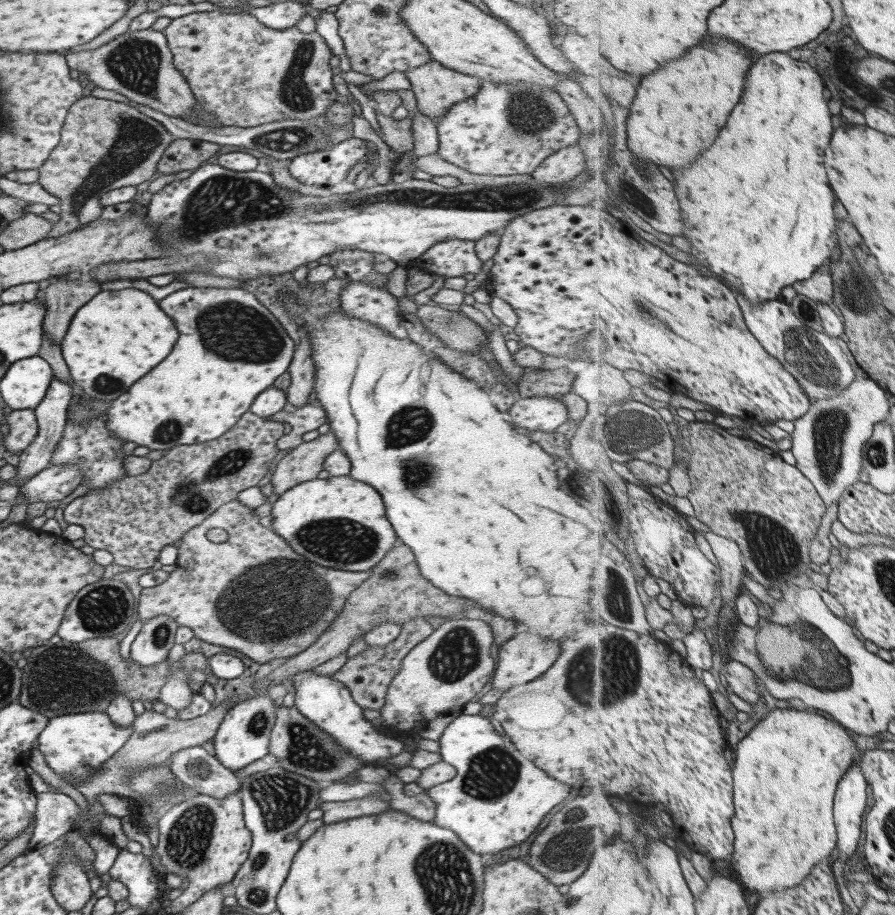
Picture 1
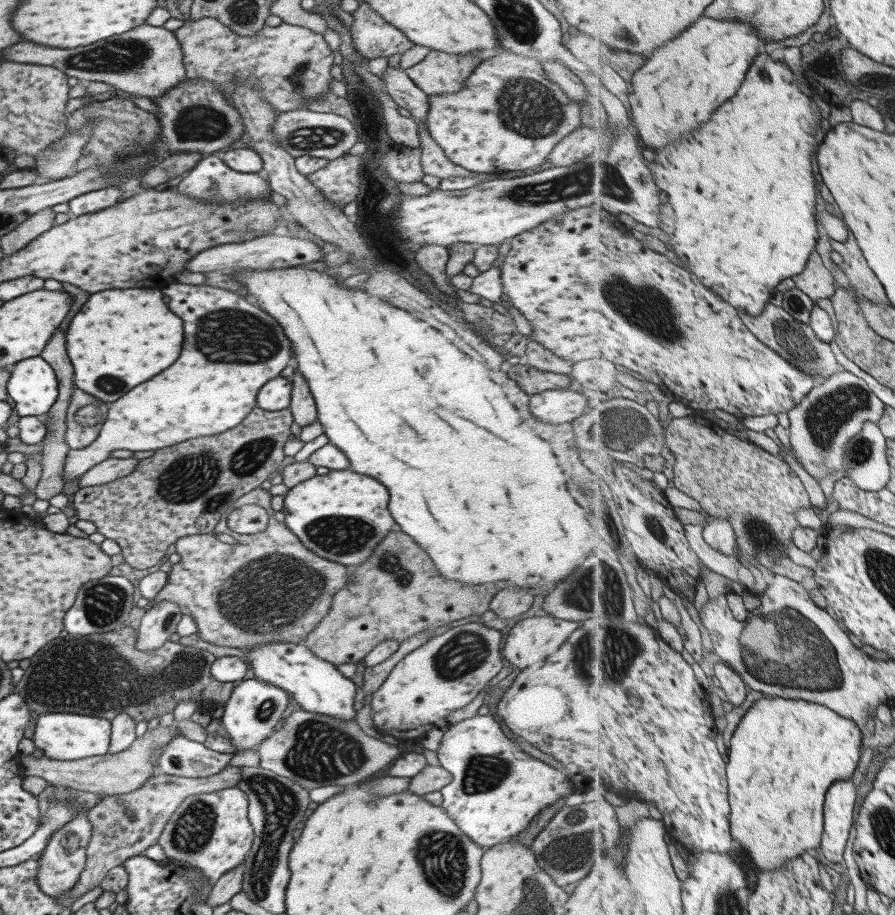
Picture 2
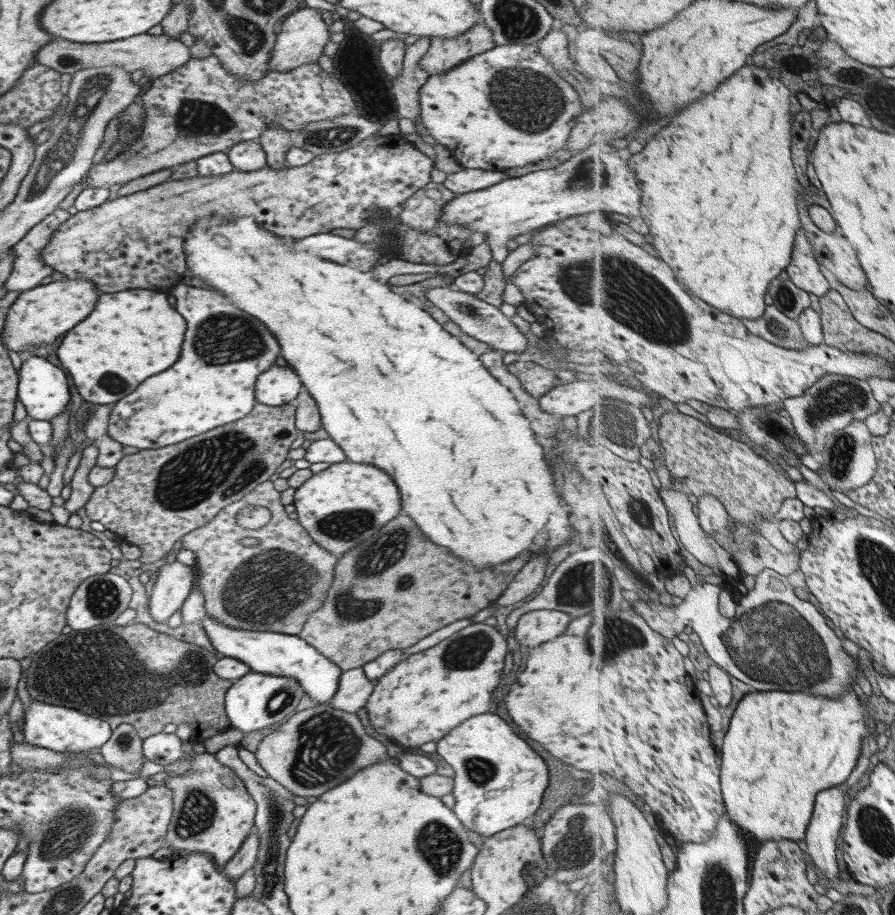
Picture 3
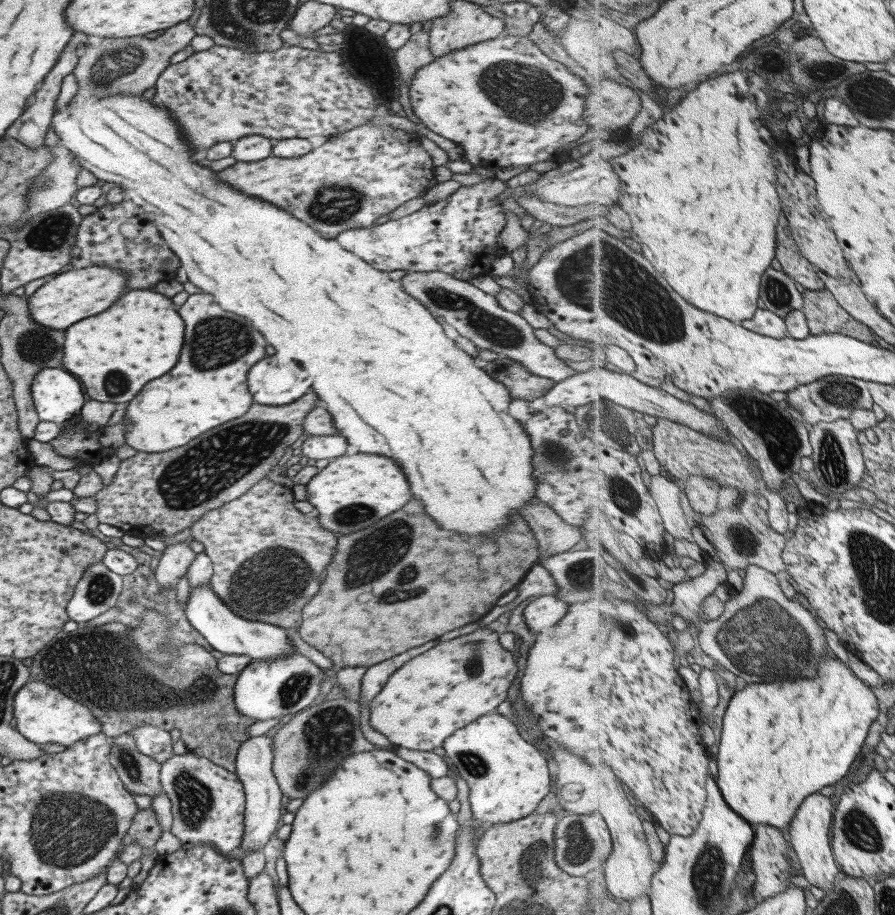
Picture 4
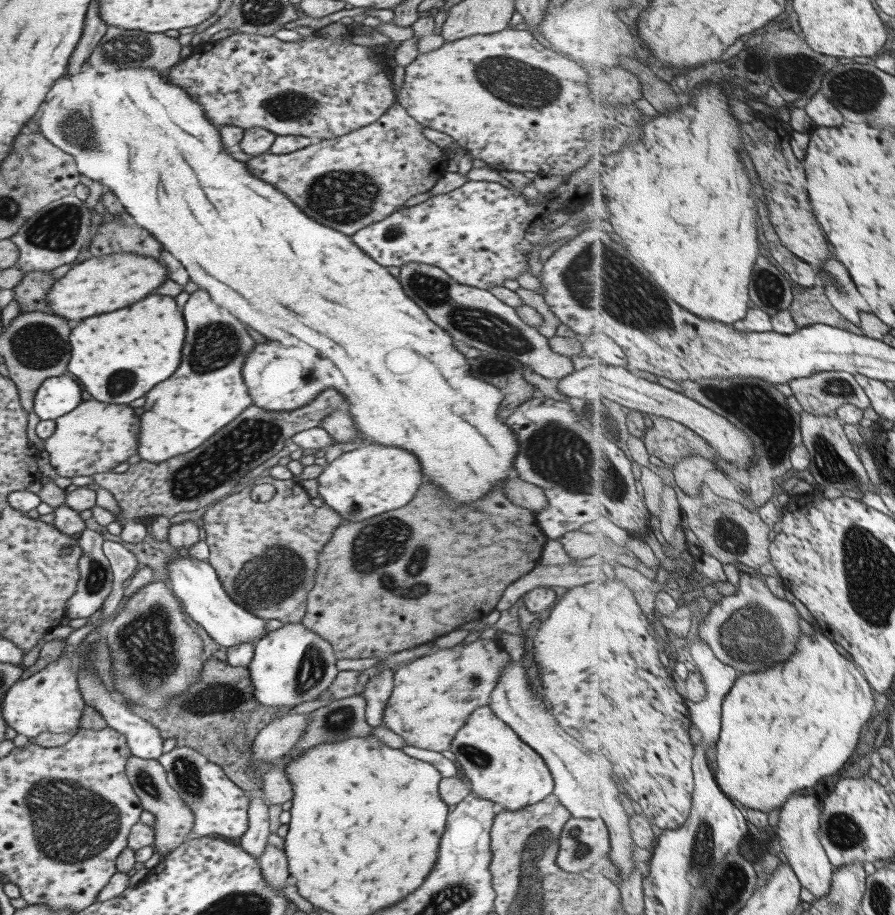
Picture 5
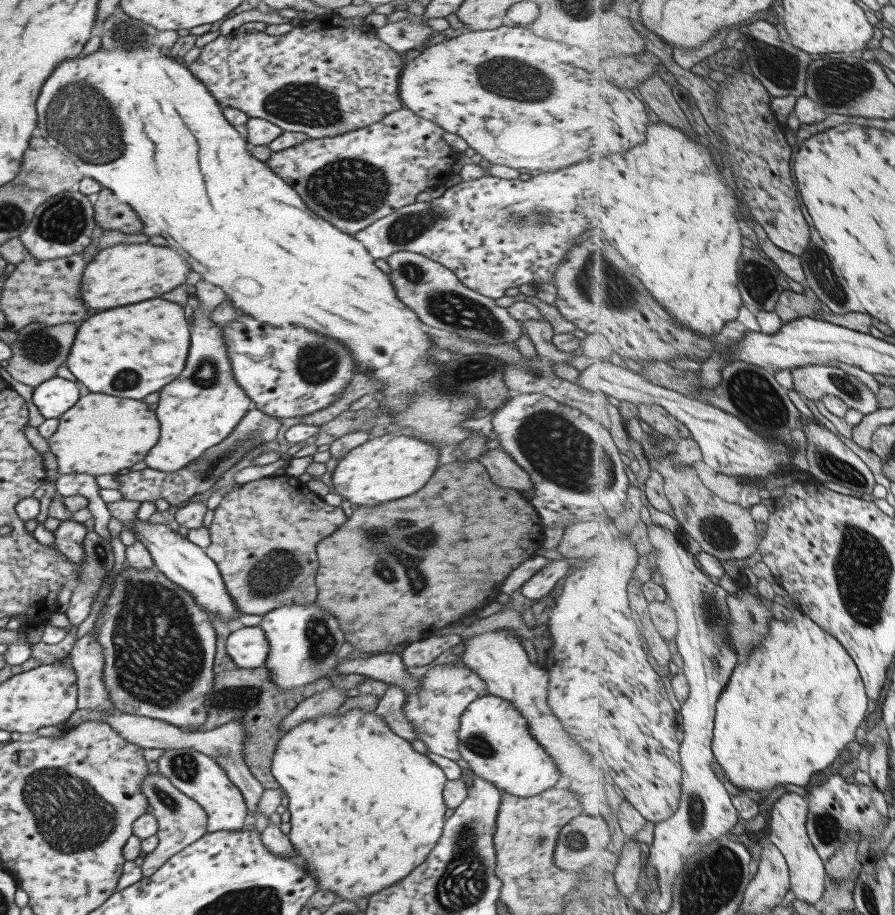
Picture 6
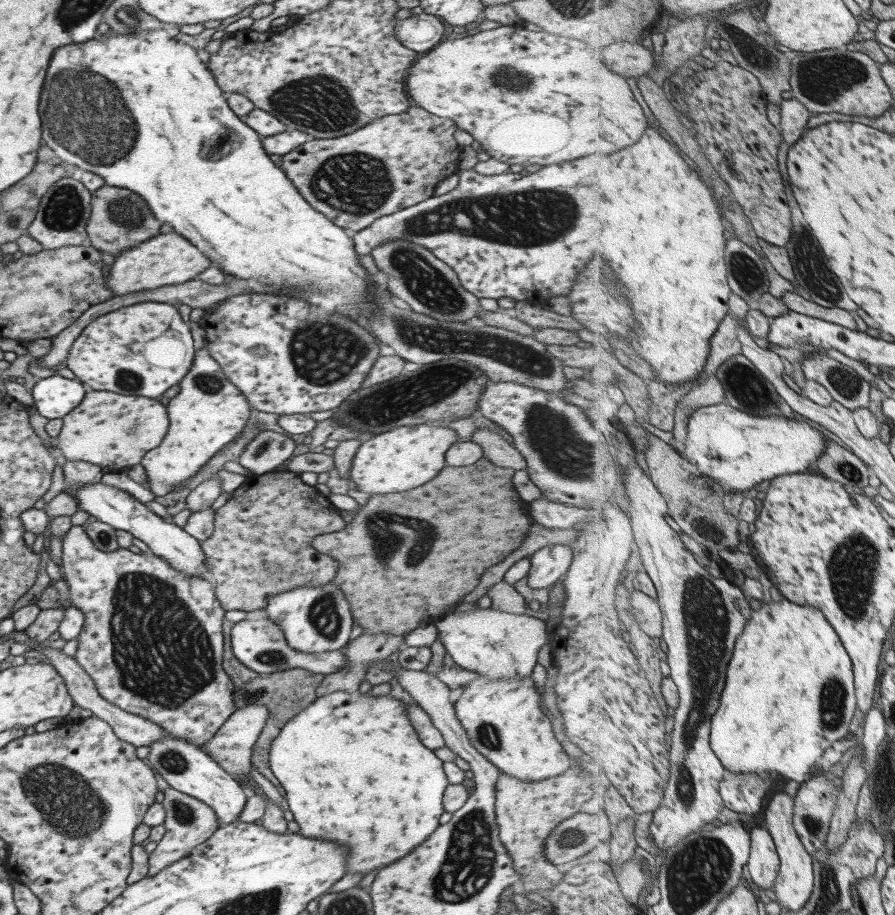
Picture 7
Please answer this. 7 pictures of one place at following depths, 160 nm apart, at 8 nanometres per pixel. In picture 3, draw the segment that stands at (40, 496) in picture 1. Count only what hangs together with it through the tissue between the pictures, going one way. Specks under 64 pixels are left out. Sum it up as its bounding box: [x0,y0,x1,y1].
[106,283,279,450]

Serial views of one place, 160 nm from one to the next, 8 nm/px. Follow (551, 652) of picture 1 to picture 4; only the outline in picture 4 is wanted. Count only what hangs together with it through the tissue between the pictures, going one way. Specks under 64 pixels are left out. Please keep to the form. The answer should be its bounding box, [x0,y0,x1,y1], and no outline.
[522,595,567,634]

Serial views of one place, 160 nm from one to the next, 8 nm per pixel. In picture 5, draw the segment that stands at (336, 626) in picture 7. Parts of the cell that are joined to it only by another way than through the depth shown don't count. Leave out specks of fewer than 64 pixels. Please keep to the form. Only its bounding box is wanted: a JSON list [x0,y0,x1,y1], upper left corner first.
[246,622,339,708]

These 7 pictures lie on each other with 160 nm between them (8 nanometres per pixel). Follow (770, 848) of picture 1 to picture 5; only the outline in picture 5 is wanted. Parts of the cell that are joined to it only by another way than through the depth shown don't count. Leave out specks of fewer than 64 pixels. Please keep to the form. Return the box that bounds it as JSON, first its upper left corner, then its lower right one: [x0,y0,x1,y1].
[715,630,875,812]

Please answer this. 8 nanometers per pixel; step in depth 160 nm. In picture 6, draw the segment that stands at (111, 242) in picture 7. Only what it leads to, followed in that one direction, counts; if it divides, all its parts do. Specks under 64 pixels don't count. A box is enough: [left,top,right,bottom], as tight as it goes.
[92,189,143,234]

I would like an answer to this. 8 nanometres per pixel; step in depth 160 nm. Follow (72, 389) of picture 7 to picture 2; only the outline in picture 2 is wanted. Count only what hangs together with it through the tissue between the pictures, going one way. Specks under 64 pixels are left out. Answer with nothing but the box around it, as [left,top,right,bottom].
[6,355,56,416]

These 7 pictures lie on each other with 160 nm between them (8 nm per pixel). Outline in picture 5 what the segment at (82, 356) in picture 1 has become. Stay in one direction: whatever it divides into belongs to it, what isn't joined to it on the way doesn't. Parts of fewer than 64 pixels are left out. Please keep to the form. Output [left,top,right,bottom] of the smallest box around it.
[66,294,185,404]

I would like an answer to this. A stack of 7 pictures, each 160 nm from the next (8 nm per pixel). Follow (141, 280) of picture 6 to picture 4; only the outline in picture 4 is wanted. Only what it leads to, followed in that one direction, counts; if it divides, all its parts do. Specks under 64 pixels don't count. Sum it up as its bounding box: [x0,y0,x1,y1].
[26,266,126,330]

